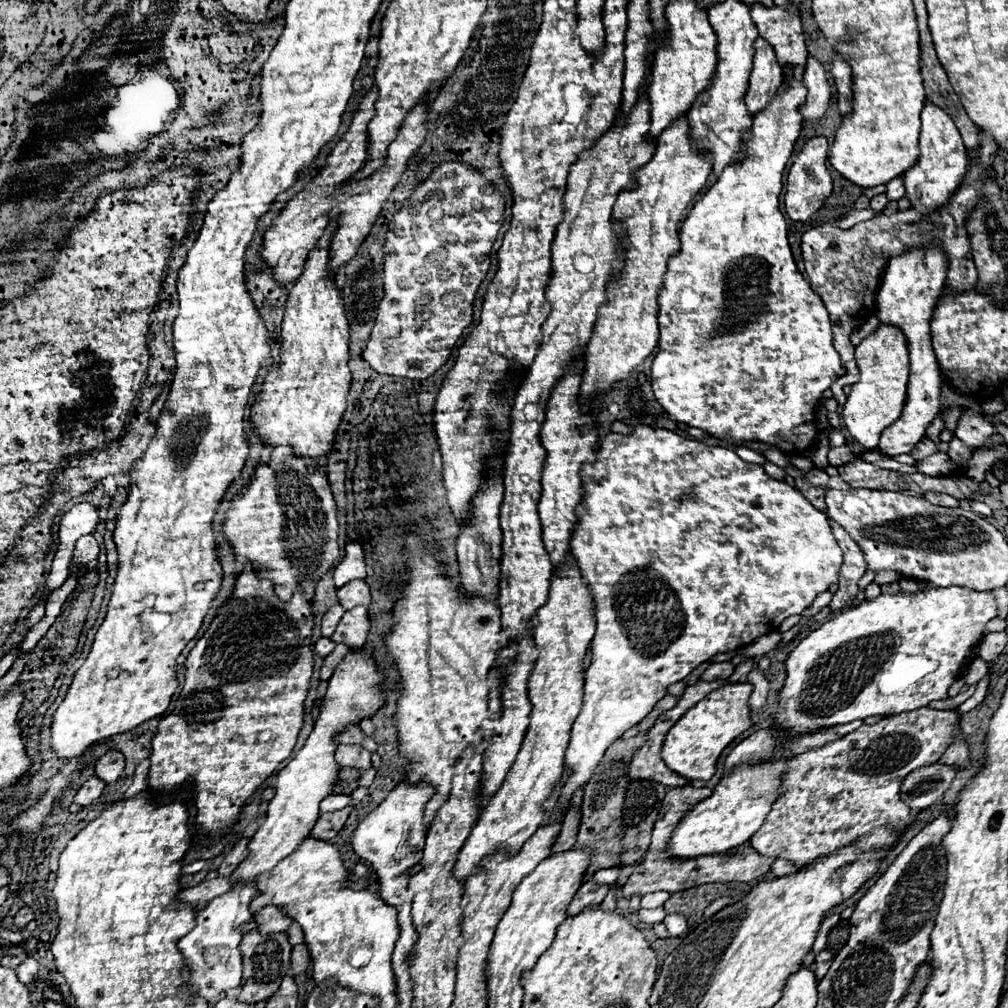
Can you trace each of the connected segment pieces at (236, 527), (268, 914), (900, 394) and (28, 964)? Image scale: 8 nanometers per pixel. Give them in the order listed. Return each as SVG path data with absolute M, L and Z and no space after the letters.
M285 446L275 448L271 452L271 460L255 468L255 476L231 502L223 530L233 546L235 556L245 558L249 562L257 562L259 564L257 576L269 578L275 584L275 592L281 600L289 600L293 592L303 592L303 594L311 592L315 584L321 580L321 576L327 574L327 570L339 558L337 510L329 482L325 474L321 474L319 470L309 474L305 462L293 456L293 450Z
M263 908L257 914L257 924L261 928L261 932L265 934L277 934L277 932L287 932L287 928L291 926L291 918L285 916L279 908Z
M879 324L879 328L855 348L855 358L861 370L861 380L851 386L843 406L843 422L859 444L873 450L879 444L881 432L901 416L905 406L909 380L909 350L905 334L897 326Z
M29 956L29 958L25 960L25 964L21 964L21 966L17 968L17 978L19 978L23 984L27 984L27 986L37 980L37 974L39 974L39 962L37 962L33 956Z

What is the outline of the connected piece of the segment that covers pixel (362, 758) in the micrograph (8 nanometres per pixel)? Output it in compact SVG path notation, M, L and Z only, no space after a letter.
M341 744L339 750L337 750L337 762L341 766L367 770L367 768L371 768L371 754L363 746L359 746L359 744L355 744L355 746Z

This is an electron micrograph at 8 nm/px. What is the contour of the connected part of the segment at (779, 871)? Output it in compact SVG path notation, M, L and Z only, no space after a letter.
M777 858L777 860L773 860L773 864L771 864L771 872L775 874L775 876L789 876L789 874L793 874L797 868L793 868L793 862L791 860L783 860L783 858Z

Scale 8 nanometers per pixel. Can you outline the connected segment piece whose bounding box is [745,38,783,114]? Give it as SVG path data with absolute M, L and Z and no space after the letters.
M755 40L755 60L749 80L749 92L745 94L745 104L755 114L757 110L765 108L773 94L777 94L777 88L783 82L783 72L773 56L773 50L765 40Z

